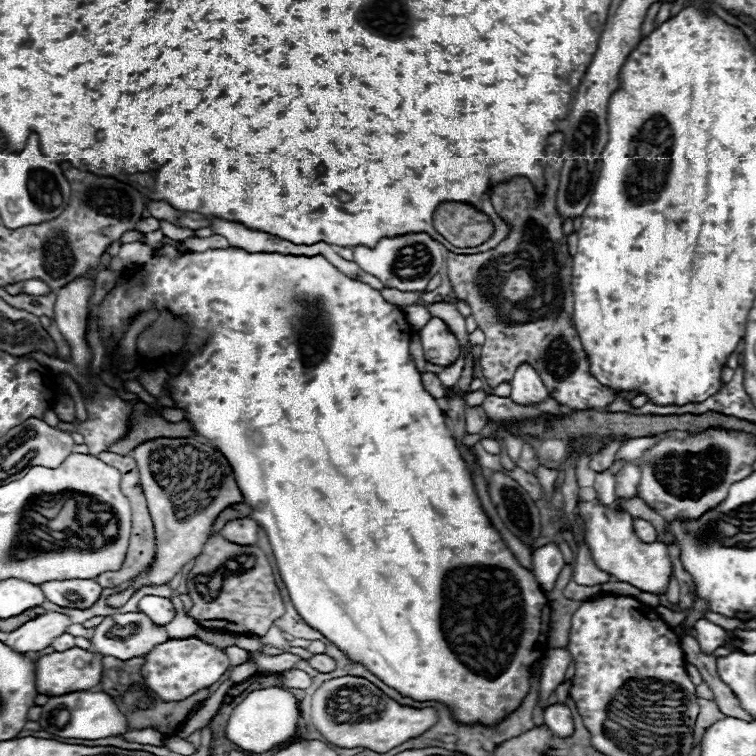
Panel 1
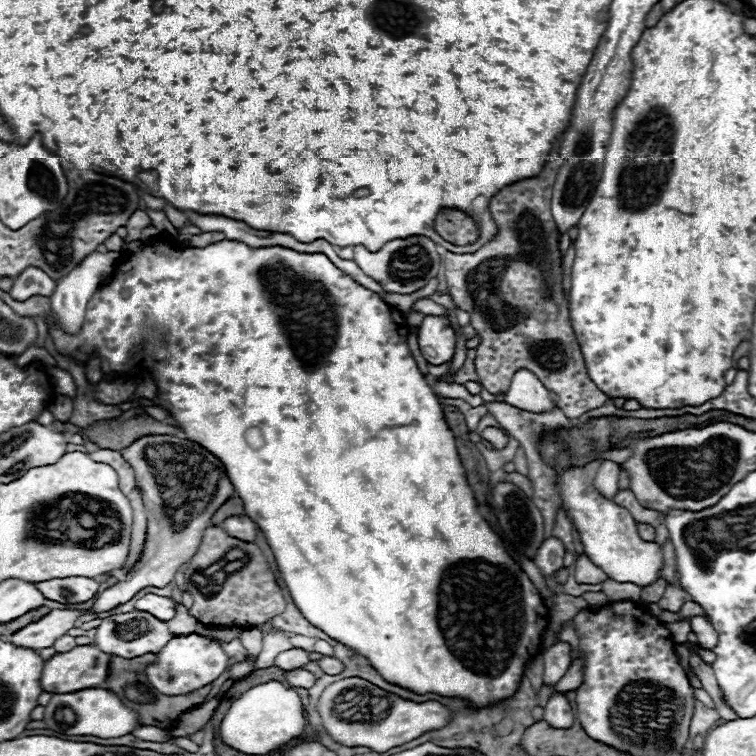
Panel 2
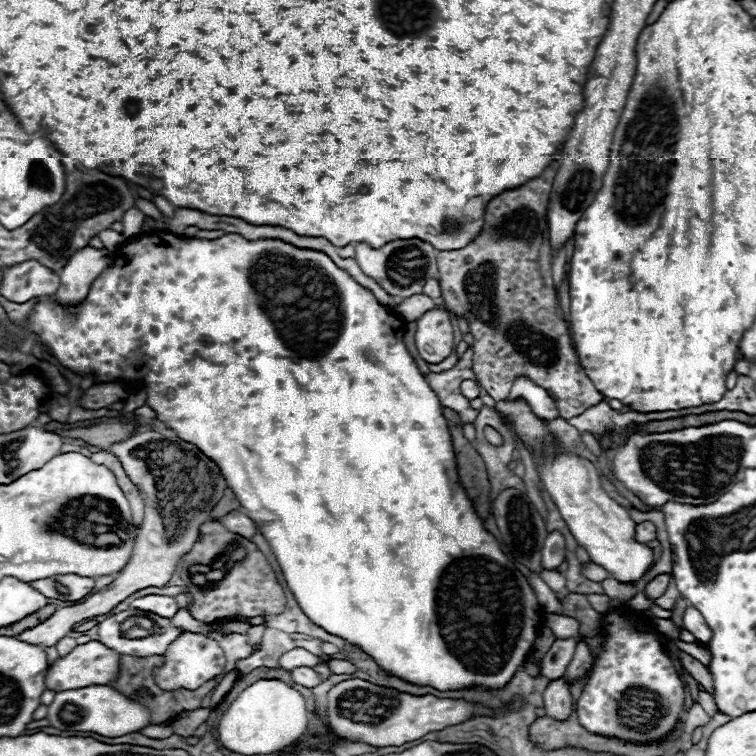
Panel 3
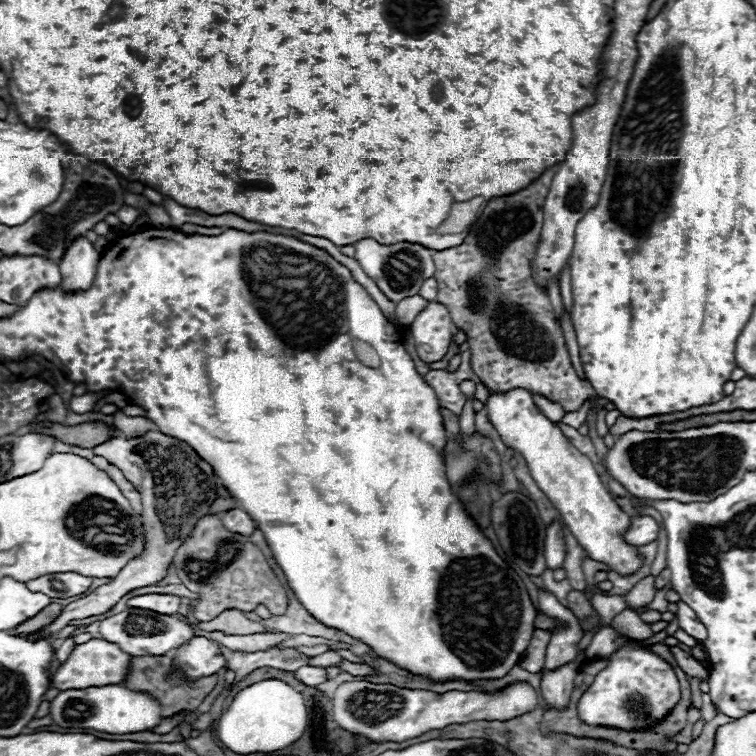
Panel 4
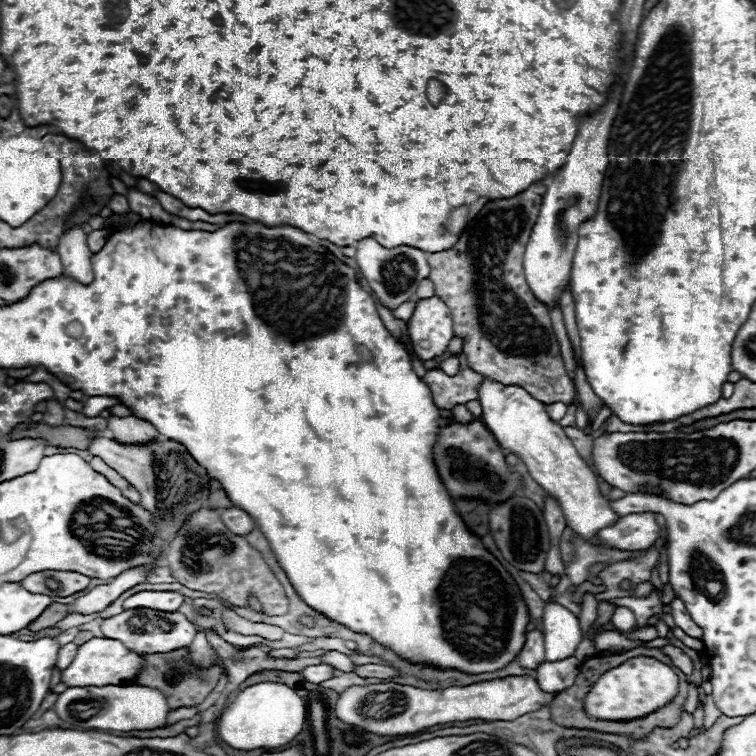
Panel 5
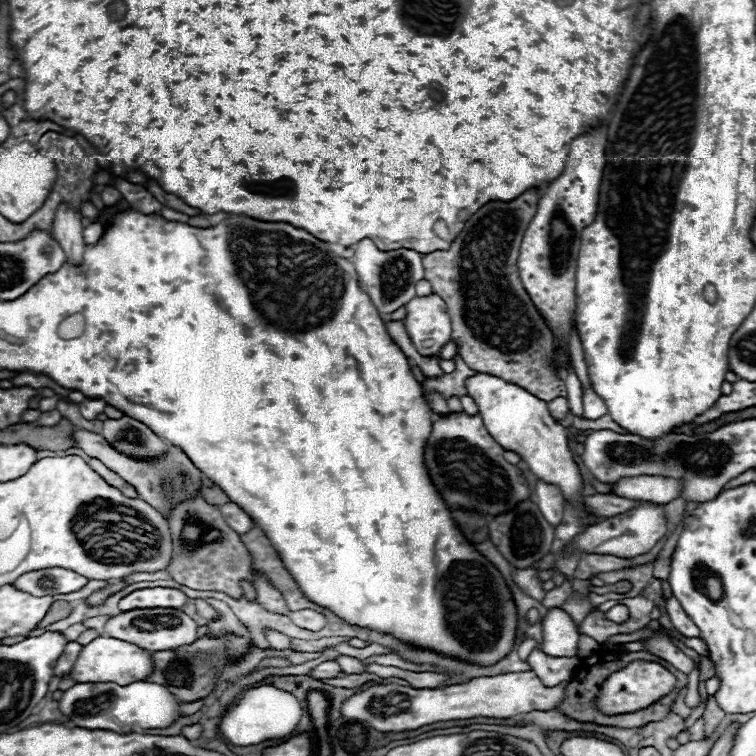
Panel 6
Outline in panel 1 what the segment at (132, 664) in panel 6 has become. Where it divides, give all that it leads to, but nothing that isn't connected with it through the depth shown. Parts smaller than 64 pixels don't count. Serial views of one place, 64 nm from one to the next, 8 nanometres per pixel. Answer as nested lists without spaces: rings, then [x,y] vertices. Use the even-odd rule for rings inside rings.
[[[82,648],[40,656],[36,660],[36,690],[46,696],[88,690],[100,682],[100,662],[100,654]]]

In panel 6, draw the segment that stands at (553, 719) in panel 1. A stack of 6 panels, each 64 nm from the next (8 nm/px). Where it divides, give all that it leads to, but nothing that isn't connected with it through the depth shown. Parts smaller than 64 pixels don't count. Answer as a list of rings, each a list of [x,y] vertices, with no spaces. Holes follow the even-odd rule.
[[[534,650],[528,658],[530,668],[542,680],[544,686],[558,686],[562,682],[572,682],[580,666],[580,658],[552,658],[540,650]]]

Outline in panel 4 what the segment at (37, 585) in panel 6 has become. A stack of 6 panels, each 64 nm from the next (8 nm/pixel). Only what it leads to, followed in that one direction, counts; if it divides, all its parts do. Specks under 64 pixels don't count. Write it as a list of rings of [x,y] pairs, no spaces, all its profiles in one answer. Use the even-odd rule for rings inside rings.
[[[60,572],[60,574],[46,574],[36,580],[30,580],[26,586],[32,592],[42,592],[50,598],[72,598],[84,594],[92,584],[92,578],[80,576],[76,572]]]

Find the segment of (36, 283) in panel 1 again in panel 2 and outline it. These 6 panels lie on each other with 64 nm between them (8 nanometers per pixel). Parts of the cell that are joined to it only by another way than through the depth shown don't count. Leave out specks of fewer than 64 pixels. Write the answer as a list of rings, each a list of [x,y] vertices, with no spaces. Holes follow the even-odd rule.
[[[24,270],[24,274],[20,274],[14,280],[14,288],[10,290],[10,296],[14,300],[28,300],[30,296],[50,296],[54,292],[56,284],[52,282],[52,278],[48,278],[42,270]]]

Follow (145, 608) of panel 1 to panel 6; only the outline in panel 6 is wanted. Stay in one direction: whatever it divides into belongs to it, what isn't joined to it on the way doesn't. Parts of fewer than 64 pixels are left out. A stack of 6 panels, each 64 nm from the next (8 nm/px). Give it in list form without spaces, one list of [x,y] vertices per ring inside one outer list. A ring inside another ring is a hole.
[[[144,588],[122,598],[118,608],[122,612],[134,608],[182,608],[186,600],[186,594],[174,588]]]

